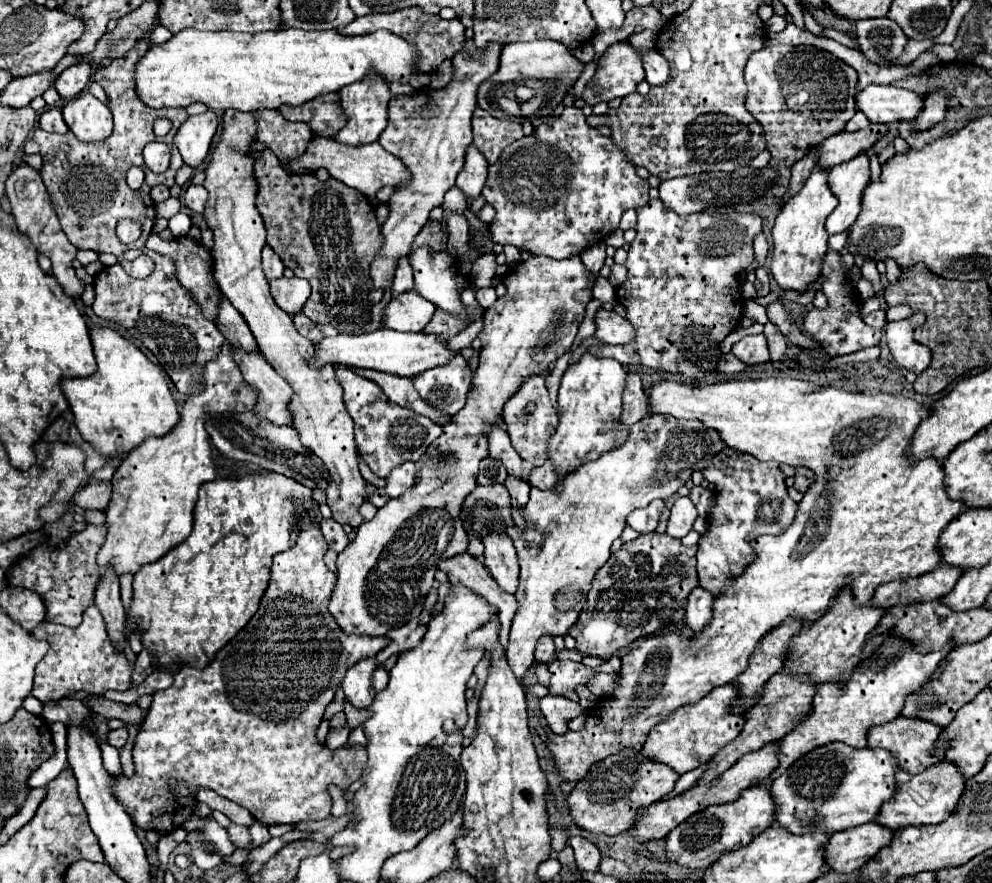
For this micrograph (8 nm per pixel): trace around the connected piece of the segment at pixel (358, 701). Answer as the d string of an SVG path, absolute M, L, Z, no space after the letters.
M366 658L360 664L352 666L342 682L342 690L346 696L346 702L352 704L354 708L368 708L372 704L372 698L376 696L372 684L370 684L370 676L374 672L372 660Z

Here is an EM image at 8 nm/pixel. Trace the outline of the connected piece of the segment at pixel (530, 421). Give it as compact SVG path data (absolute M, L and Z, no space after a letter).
M550 370L528 376L524 384L518 388L518 392L504 404L504 412L502 412L512 446L522 456L522 460L530 462L532 466L540 466L548 460L548 440L554 436L558 428L558 418L548 398L548 386L546 386L548 376Z

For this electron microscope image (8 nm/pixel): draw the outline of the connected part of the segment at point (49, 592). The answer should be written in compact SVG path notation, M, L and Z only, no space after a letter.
M86 526L82 532L76 532L72 536L72 542L68 542L68 546L62 546L60 550L48 550L48 546L42 544L36 546L28 556L24 556L14 568L6 572L8 584L44 594L44 600L48 602L46 620L72 628L78 626L82 622L84 610L94 602L96 574L100 574L96 554L104 544L104 534L106 526Z

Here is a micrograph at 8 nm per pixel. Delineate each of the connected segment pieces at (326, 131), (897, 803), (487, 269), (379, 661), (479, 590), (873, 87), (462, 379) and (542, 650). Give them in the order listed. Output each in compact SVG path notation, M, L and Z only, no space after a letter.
M324 94L320 98L314 98L312 102L306 102L296 108L282 106L280 112L286 118L302 120L312 124L318 136L332 138L340 126L344 126L344 114L340 114L340 100L338 94Z
M942 760L936 766L928 766L920 774L910 774L906 770L898 770L896 774L896 798L890 804L880 808L876 822L888 826L890 830L900 830L906 826L926 826L926 824L940 824L944 822L956 808L962 792L966 786L966 778L962 776L960 768L954 762Z
M482 254L478 256L476 262L472 262L472 282L482 288L482 286L490 286L492 284L492 278L494 278L494 272L496 272L496 254Z
M412 620L404 626L400 626L398 630L390 630L388 636L392 638L392 642L380 650L380 654L374 656L376 660L376 668L384 666L384 662L390 658L390 656L396 656L396 654L404 654L412 648L416 648L420 642L422 642L422 636L426 634L426 626L418 624L418 620Z
M468 552L466 554L458 554L456 558L444 560L440 562L440 570L444 570L450 578L450 584L462 584L470 590L474 590L476 594L480 594L482 598L486 598L488 604L498 608L500 614L500 642L502 646L506 646L508 642L508 626L512 624L512 618L518 610L518 602L512 594L506 594L504 590L500 590L494 582L494 578L488 574L486 566L472 558Z
M870 84L856 94L856 106L870 122L890 124L918 118L924 110L924 98L900 86Z
M456 354L448 364L436 366L418 374L414 388L432 406L456 414L464 402L472 384L472 368L460 354Z
M544 634L544 636L538 640L538 644L536 644L536 660L548 664L550 660L554 660L554 656L556 656L554 640L552 640L550 634Z

